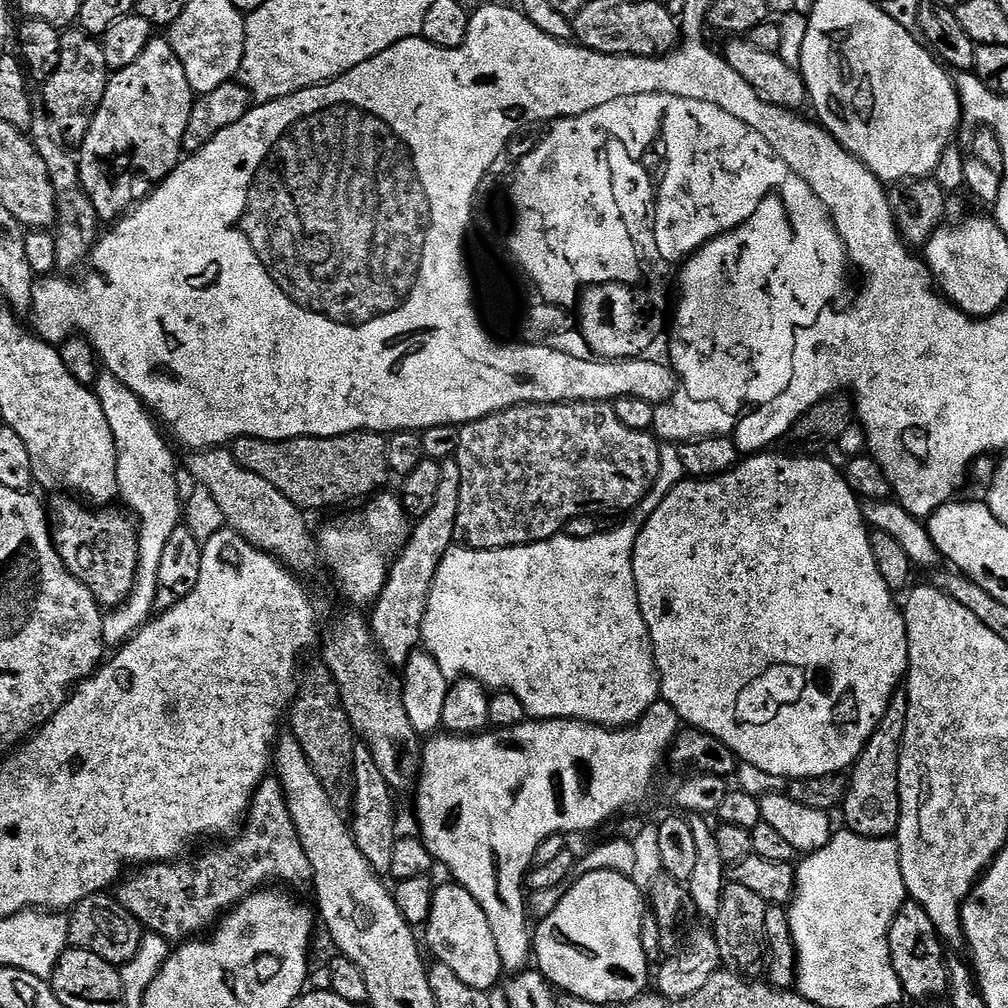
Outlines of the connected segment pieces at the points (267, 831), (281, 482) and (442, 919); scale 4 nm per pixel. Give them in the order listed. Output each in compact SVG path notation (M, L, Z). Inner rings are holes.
M275 775L265 776L258 791L252 795L252 806L248 809L246 819L235 836L236 840L229 839L224 842L229 844L224 844L221 848L212 848L209 852L194 857L193 860L184 858L179 862L157 862L129 871L115 885L114 895L117 902L126 910L130 910L130 914L134 914L141 928L161 935L169 942L187 942L197 934L203 933L200 932L203 928L211 929L225 912L232 911L245 897L251 896L253 892L265 886L275 885L272 884L275 880L280 886L311 885L310 858L306 858L306 850L302 850L302 842L298 842L298 830L294 830L294 818L290 818L290 806L286 806L284 791L276 781Z
M347 432L337 436L299 436L289 440L263 440L243 436L233 440L230 450L237 462L246 470L258 474L258 478L266 478L290 502L294 502L301 510L308 508L336 508L339 504L348 504L351 500L363 501L373 494L379 493L390 480L386 450L388 436L378 432Z
M447 883L437 887L430 906L430 918L426 925L428 948L436 955L435 959L450 966L450 970L454 970L454 974L458 974L466 986L491 993L492 987L501 983L500 971L505 971L506 966L500 957L498 942L494 942L494 934L490 934L486 910L482 910L482 906L478 906L475 898L460 884Z

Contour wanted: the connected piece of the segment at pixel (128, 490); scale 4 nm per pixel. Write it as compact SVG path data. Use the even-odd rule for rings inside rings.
M104 370L96 379L94 391L102 410L106 410L106 422L110 422L110 434L114 434L120 487L118 496L121 501L124 499L128 503L127 511L134 517L140 534L134 590L124 604L105 615L102 626L105 645L115 650L125 640L129 640L141 626L153 619L156 608L158 565L162 562L162 553L170 534L174 534L174 530L182 523L182 494L180 498L180 484L176 481L176 456L168 449L169 441L161 425L134 394L134 390L118 382L118 378L114 378L112 372Z

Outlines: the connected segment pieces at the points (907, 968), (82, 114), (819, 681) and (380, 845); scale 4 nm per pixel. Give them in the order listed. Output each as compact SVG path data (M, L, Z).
M911 898L905 899L904 905L894 914L894 922L888 931L890 962L898 982L902 982L905 997L912 1000L932 1000L935 996L944 996L948 990L948 963L945 947L940 935L934 930L934 922L926 915L926 910L918 906Z
M68 30L61 35L60 41L62 54L58 70L54 70L54 74L50 74L50 78L42 84L43 111L55 124L57 132L64 137L65 144L79 146L84 143L86 130L90 130L94 114L98 114L98 106L106 94L110 73L106 66L106 54L102 54L102 46L97 37L89 36L83 30Z
M761 450L756 455L749 455L747 458L741 459L735 468L723 472L721 476L711 476L709 480L685 478L681 484L674 486L674 490L670 490L670 494L666 494L666 498L662 498L662 506L658 506L658 510L654 510L654 514L650 514L650 518L638 534L638 542L634 546L634 554L632 555L632 569L638 590L638 602L642 610L642 618L646 618L646 626L650 634L663 703L672 707L677 717L685 725L702 730L706 734L714 734L714 738L718 738L718 742L726 742L729 750L736 755L737 761L744 763L745 760L750 767L757 768L758 771L765 772L768 776L784 776L783 778L788 780L814 778L818 774L843 773L845 770L851 769L860 757L861 750L868 744L870 734L874 734L878 722L882 722L882 714L886 714L890 698L901 687L902 681L908 675L908 635L906 634L904 613L892 589L886 586L886 582L882 582L882 574L878 574L878 562L874 562L874 550L870 550L870 528L865 523L861 501L846 482L843 471L839 467L835 468L830 461L824 460L828 458L795 455L779 456L776 450Z
M362 742L357 743L354 750L354 794L350 809L350 827L354 842L358 842L358 850L362 850L366 862L370 862L373 870L381 874L390 873L394 842L398 838L395 799L397 797L392 788L386 778L382 778L374 763L374 754L370 754L370 750Z

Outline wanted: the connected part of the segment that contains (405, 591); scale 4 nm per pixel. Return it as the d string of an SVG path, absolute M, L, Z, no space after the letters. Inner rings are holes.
M454 458L443 461L440 469L442 482L438 485L438 495L430 514L415 521L409 531L407 544L401 548L388 569L388 580L382 586L382 594L370 608L370 627L376 647L380 649L385 661L396 670L403 669L410 654L417 651L421 643L420 631L432 579L438 572L442 558L456 540L458 490L462 490L462 470L458 470L458 462Z

